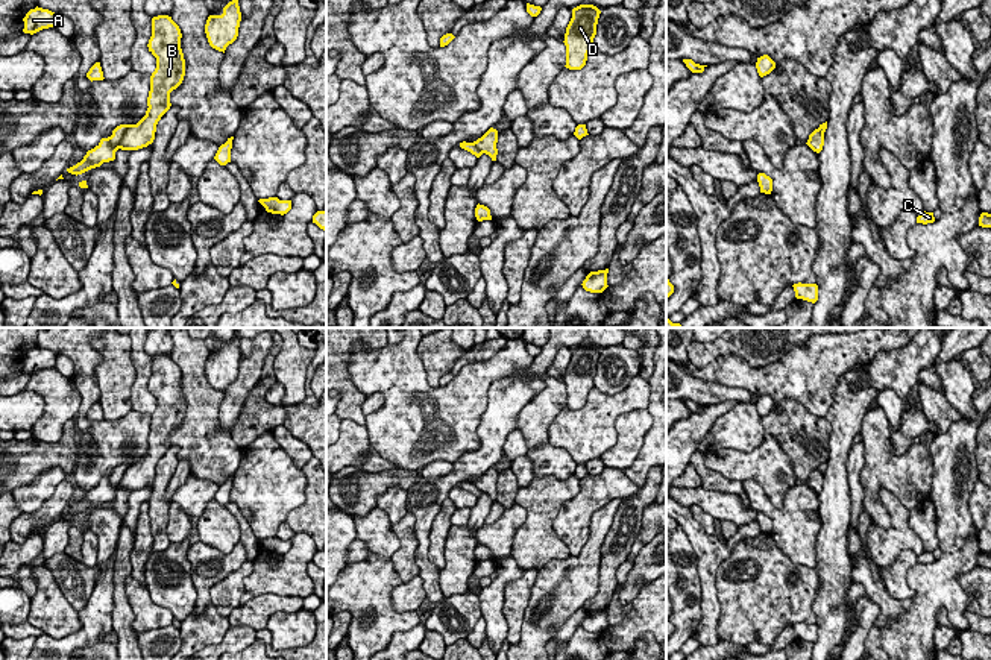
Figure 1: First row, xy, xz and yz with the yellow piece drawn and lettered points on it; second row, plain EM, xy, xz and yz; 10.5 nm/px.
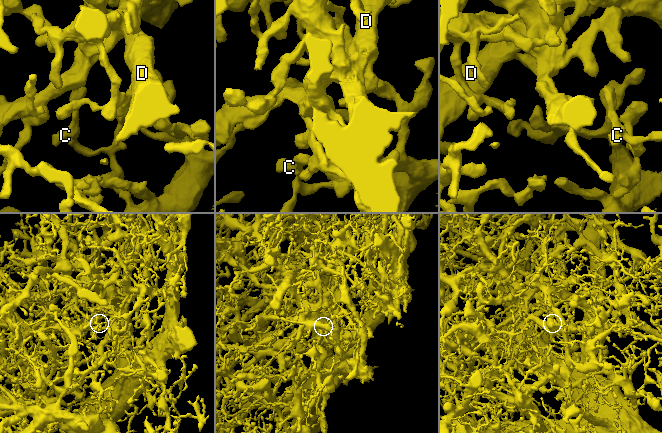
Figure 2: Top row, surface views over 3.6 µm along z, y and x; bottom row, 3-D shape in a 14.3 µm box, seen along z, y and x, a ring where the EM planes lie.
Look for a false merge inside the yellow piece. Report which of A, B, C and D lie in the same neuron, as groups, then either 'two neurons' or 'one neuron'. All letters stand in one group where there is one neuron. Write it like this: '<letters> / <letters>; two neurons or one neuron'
A C D / B; two neurons

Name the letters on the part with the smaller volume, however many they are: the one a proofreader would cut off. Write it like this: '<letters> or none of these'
B

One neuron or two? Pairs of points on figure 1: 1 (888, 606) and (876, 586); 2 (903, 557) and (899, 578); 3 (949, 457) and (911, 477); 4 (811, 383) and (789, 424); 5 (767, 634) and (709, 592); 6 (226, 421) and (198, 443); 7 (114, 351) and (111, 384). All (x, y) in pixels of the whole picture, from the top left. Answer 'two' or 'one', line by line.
1: one
2: one
3: two
4: two
5: two
6: two
7: one

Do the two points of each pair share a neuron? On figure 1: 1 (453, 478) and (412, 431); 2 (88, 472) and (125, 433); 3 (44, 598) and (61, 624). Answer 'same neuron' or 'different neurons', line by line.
1: different neurons
2: same neuron
3: same neuron

